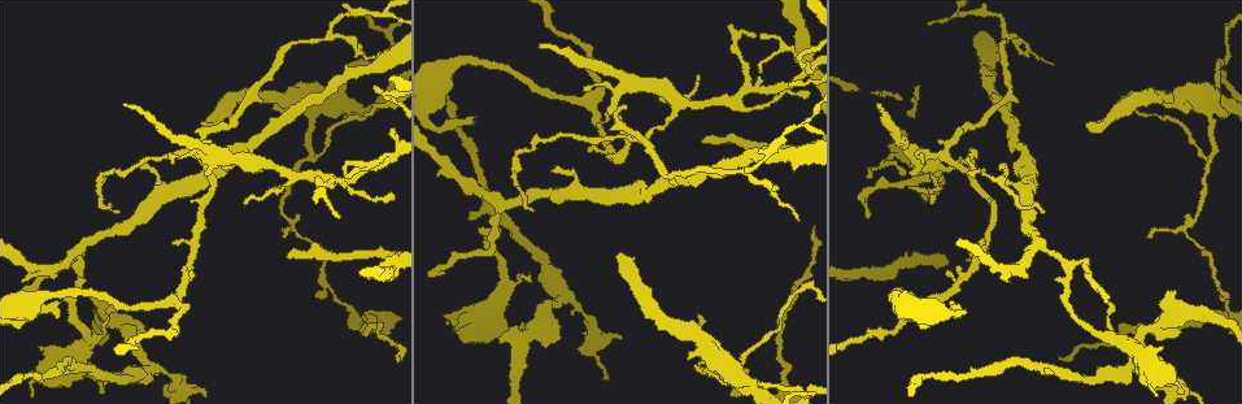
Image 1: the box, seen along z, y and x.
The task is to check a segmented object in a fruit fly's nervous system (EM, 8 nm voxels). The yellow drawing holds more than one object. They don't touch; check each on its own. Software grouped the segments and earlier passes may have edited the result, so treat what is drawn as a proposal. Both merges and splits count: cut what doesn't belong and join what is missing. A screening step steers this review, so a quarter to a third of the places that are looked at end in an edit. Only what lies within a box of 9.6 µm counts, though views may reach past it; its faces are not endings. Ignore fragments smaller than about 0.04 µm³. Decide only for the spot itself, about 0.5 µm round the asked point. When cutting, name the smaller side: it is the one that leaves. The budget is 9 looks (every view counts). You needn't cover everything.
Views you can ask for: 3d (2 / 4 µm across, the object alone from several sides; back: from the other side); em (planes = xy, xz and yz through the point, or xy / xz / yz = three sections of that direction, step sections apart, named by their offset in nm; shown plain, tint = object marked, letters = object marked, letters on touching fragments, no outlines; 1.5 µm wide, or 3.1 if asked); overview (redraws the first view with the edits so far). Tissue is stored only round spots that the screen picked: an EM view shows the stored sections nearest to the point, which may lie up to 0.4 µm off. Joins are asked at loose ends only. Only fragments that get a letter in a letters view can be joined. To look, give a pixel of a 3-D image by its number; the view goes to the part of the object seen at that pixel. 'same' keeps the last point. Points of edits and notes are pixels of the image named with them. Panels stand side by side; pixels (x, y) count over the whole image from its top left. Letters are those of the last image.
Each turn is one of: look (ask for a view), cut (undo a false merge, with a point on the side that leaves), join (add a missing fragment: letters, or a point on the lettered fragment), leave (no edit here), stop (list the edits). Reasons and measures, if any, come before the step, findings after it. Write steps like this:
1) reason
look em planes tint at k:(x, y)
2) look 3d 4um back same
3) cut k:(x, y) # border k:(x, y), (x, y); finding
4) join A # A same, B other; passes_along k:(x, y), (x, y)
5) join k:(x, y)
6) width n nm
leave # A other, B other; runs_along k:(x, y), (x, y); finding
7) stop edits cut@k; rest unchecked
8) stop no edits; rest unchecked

end of a long branch
look em planes letters at 1:(618, 253)

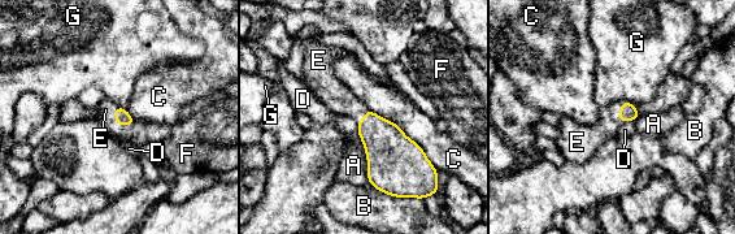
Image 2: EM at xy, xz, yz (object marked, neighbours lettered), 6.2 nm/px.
longest_contact C 550 nm
join E # A other, B other, C other, D other, E same, F other, G other; the neuron continues

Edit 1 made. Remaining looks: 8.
thin end
look 3d 4um at 1:(120, 373)

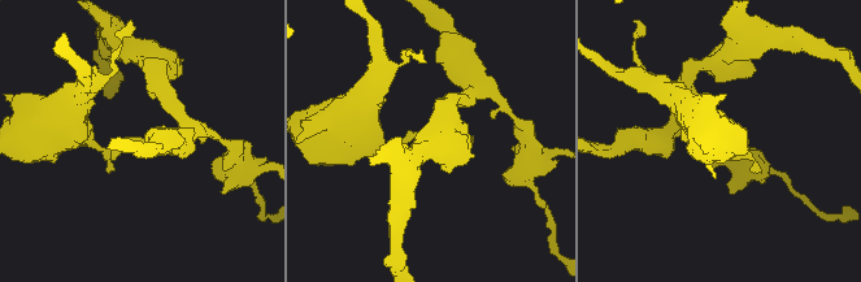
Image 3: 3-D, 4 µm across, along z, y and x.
look em planes letters at 3:(142, 138)

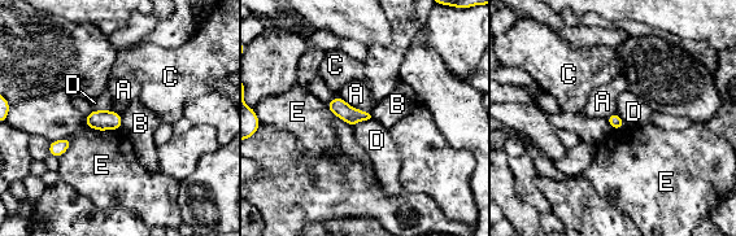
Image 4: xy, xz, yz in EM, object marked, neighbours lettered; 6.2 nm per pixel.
leave # A other, B other, C other, D other, E other; border 4:(339, 94), (347, 103), (370, 116); no lettered fragment goes on from it

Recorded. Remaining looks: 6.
free end
look em yz step 4 tint at 1:(498, 338)

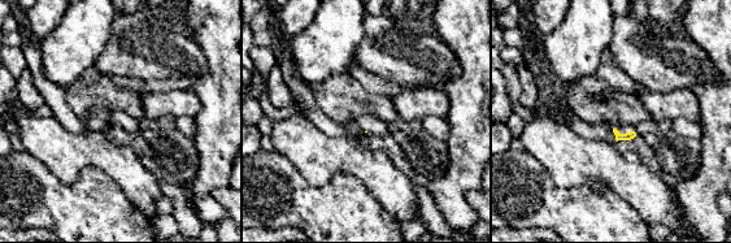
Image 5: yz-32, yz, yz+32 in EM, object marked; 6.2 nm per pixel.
look em planes letters same

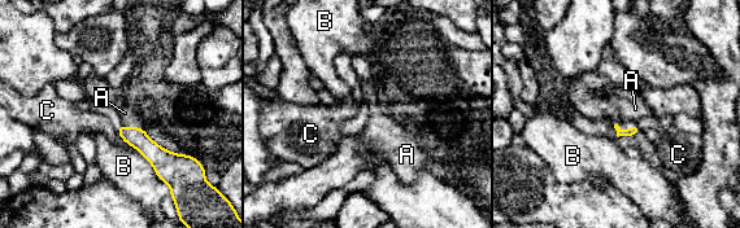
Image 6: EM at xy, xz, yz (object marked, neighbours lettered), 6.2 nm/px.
longest_contact B 420 nm
leave # A other, B other, C other; no lettered fragment goes on from it

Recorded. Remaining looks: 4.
stop edits join@2; rest unchecked

